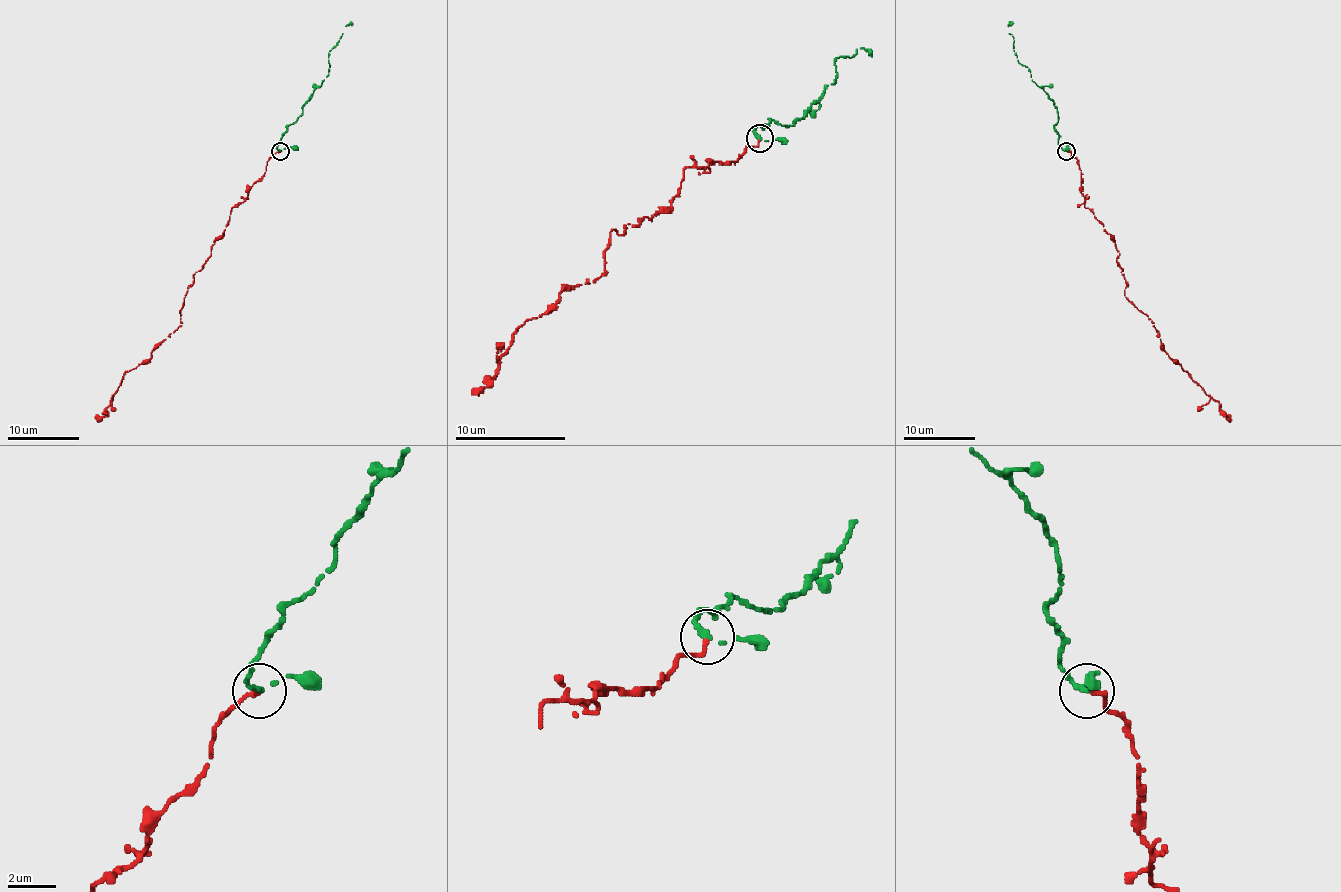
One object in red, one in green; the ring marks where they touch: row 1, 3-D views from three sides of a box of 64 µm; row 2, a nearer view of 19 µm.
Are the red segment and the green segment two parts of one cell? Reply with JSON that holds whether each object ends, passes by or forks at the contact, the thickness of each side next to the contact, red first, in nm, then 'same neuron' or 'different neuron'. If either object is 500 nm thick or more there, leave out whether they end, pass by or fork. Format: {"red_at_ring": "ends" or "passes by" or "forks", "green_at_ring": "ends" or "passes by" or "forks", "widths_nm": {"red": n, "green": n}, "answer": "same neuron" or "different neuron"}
{"red_at_ring": "ends", "green_at_ring": "passes by", "widths_nm": {"red": 220, "green": 200}, "answer": "same neuron"}

